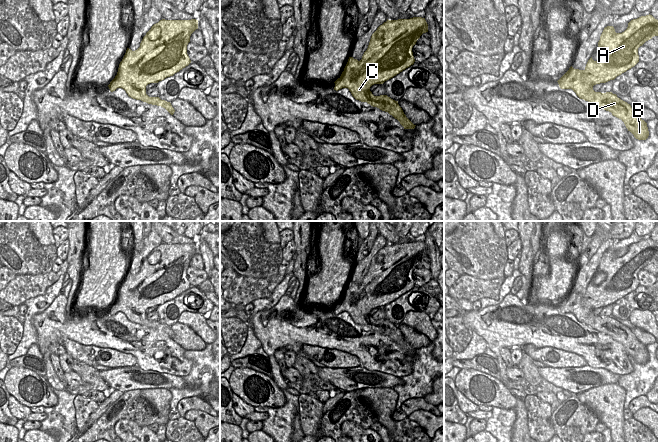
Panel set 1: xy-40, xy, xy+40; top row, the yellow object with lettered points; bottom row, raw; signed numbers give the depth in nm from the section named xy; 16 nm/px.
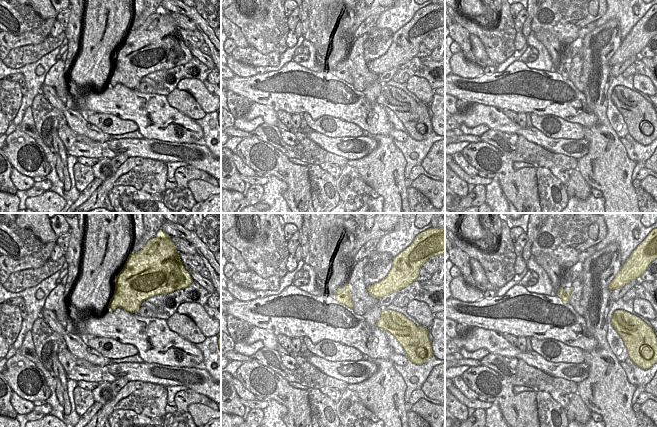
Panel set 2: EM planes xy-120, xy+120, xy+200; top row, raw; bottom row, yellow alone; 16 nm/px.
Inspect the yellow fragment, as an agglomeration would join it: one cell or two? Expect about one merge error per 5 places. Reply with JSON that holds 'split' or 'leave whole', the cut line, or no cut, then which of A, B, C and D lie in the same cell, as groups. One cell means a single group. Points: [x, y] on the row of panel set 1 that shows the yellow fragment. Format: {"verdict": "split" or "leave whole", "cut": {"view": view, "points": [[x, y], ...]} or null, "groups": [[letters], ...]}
{"verdict": "leave whole", "cut": null, "groups": [["A", "B", "C", "D"]]}

